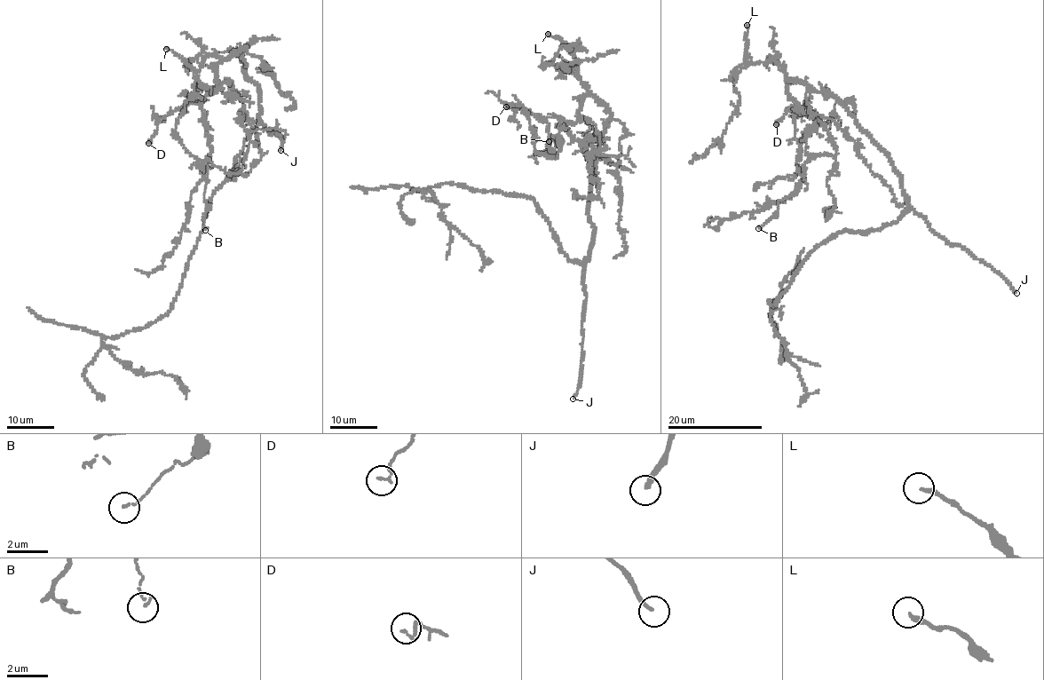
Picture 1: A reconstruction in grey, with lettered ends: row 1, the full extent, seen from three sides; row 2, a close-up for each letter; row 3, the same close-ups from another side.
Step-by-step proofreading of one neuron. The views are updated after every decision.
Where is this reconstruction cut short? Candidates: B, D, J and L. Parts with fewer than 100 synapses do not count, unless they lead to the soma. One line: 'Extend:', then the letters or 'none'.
Extend: J

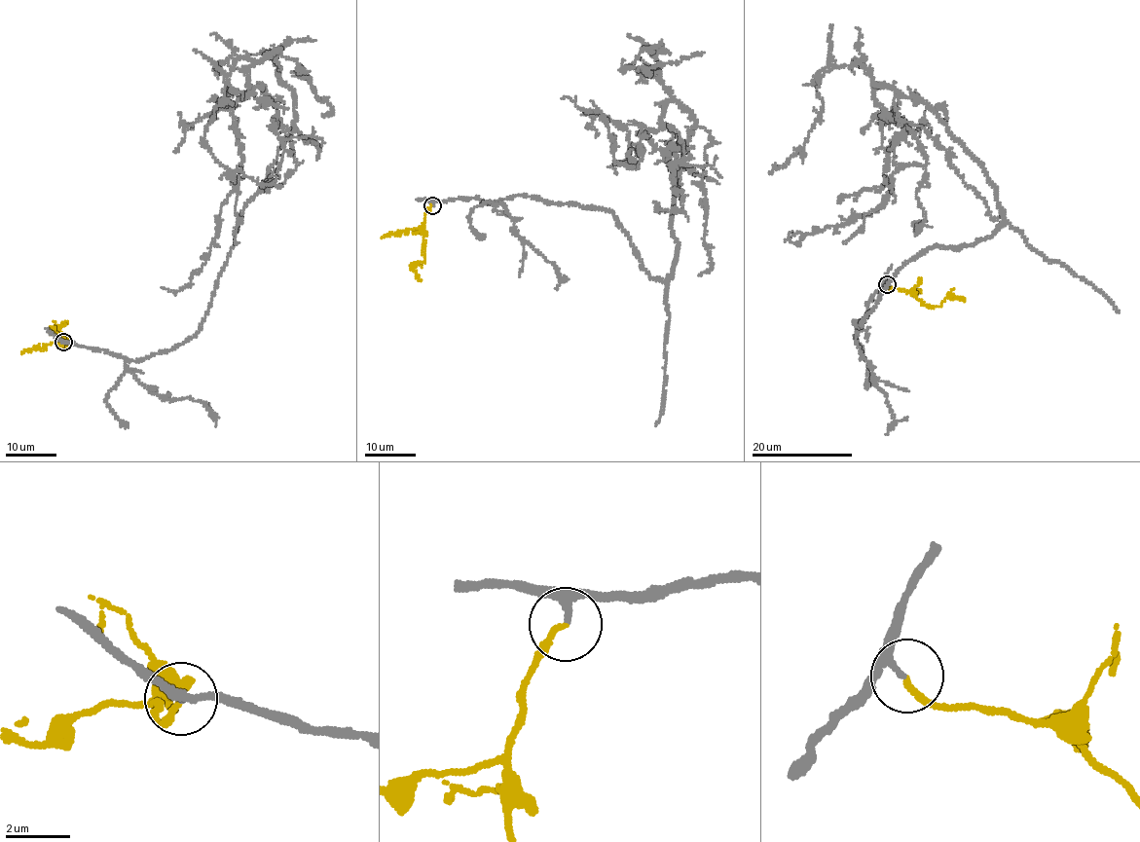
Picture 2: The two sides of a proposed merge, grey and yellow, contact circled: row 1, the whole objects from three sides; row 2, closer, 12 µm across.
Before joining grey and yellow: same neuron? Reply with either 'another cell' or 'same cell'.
same cell

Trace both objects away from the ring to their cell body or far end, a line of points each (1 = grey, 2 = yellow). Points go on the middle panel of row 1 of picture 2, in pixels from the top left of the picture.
1: (431, 205), (608, 208), (664, 281), (695, 121), (669, 101), (632, 168), (602, 113), (562, 97)
2: (431, 205), (425, 214), (422, 249), (425, 260), (416, 263), (414, 269), (421, 280)

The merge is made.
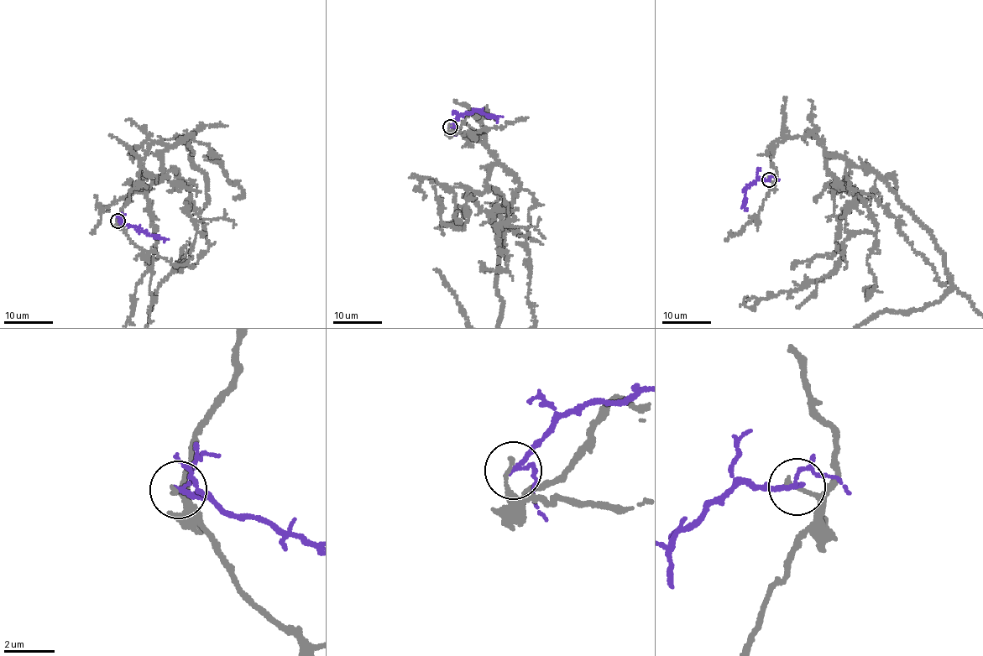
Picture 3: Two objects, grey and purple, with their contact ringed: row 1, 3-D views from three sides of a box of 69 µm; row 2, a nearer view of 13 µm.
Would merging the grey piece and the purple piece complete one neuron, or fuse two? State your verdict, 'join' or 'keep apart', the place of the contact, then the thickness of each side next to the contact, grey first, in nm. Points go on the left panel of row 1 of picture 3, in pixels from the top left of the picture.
keep apart; place (117, 221); calibres 170 and 160 nm

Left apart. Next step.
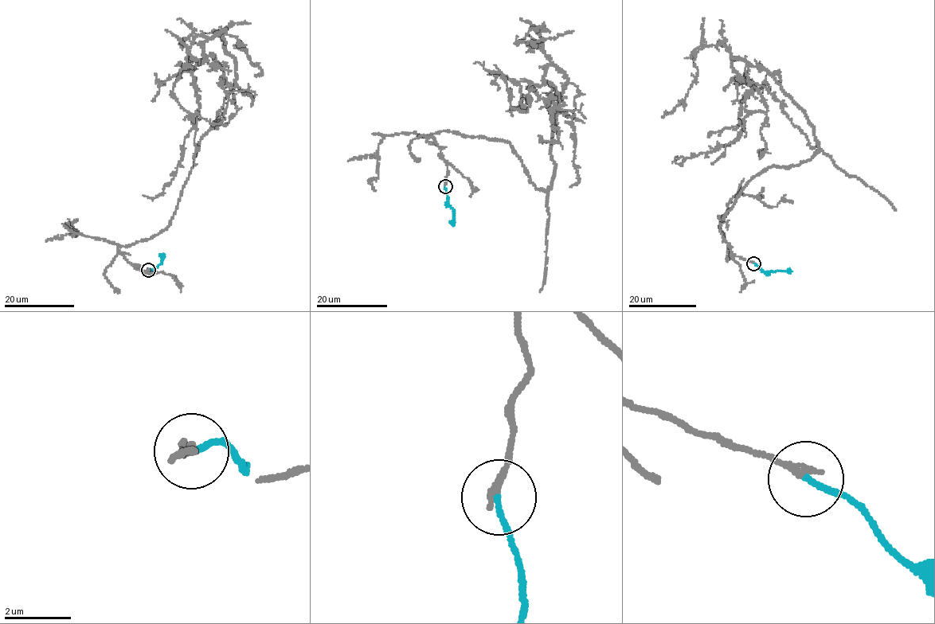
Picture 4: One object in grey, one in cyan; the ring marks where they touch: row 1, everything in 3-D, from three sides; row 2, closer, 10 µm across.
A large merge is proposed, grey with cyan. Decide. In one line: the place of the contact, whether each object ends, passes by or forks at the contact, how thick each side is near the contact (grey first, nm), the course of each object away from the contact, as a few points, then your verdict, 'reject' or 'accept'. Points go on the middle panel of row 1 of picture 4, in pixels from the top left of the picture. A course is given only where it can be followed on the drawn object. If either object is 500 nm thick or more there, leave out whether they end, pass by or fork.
at (445, 186); grey ends there; cyan ends there; 240 nm thick on the grey side, 160 nm on the other; grey runs (444, 186), (426, 138), (447, 131), (506, 141), (551, 185), (567, 79), (549, 65), (523, 112), (474, 63); cyan runs (444, 186), (447, 204), (454, 210), (453, 226); accept

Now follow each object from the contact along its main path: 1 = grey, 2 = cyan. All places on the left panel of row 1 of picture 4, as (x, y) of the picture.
1: (148, 271), (118, 247), (169, 225), (236, 77), (224, 29), (192, 70), (199, 111), (175, 173), (143, 195)
2: (148, 271), (150, 269), (154, 271), (162, 262), (163, 255)

